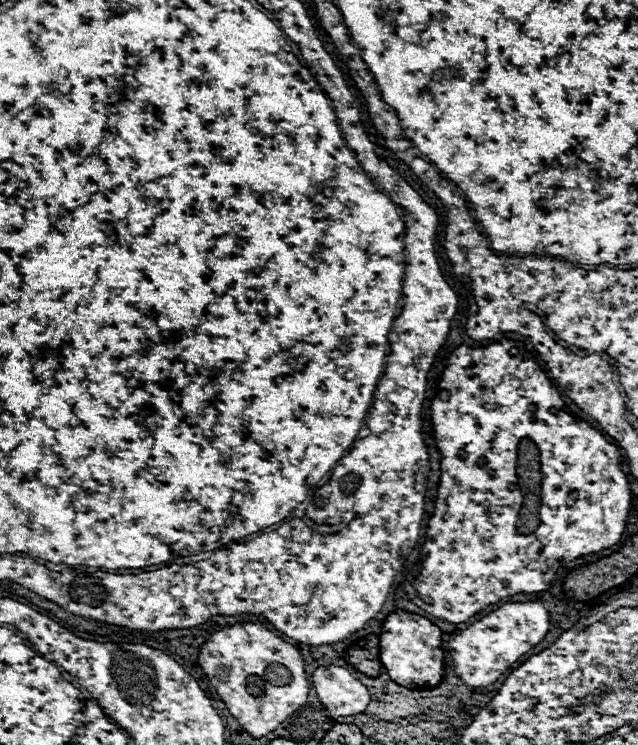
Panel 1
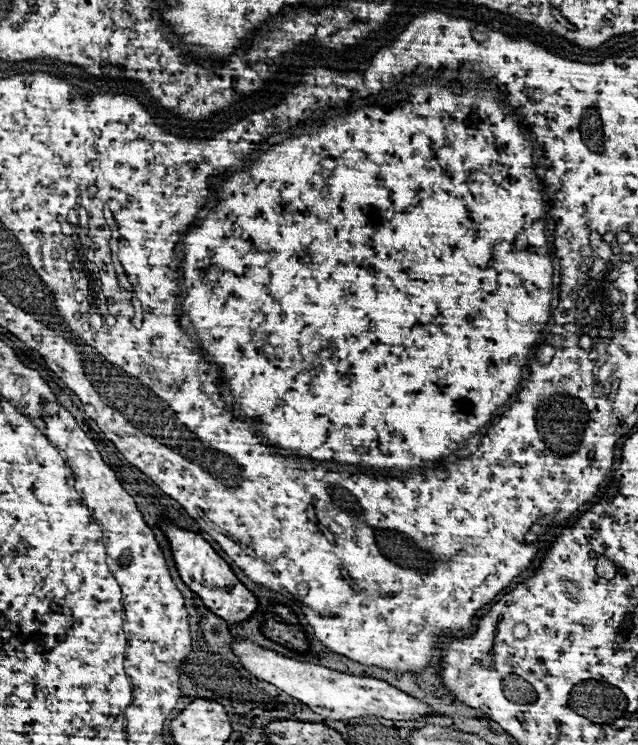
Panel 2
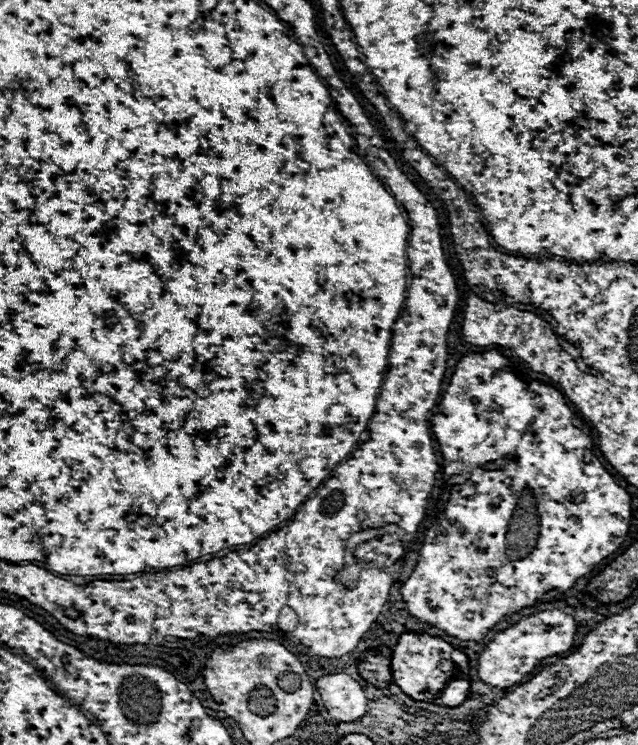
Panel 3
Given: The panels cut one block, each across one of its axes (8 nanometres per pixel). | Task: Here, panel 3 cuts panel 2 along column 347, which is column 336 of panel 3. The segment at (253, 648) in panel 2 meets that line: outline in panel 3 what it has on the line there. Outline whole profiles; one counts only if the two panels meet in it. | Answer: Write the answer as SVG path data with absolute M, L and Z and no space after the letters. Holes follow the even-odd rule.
M326 674L316 680L328 714L342 722L354 722L368 712L368 698L362 686L348 674Z

